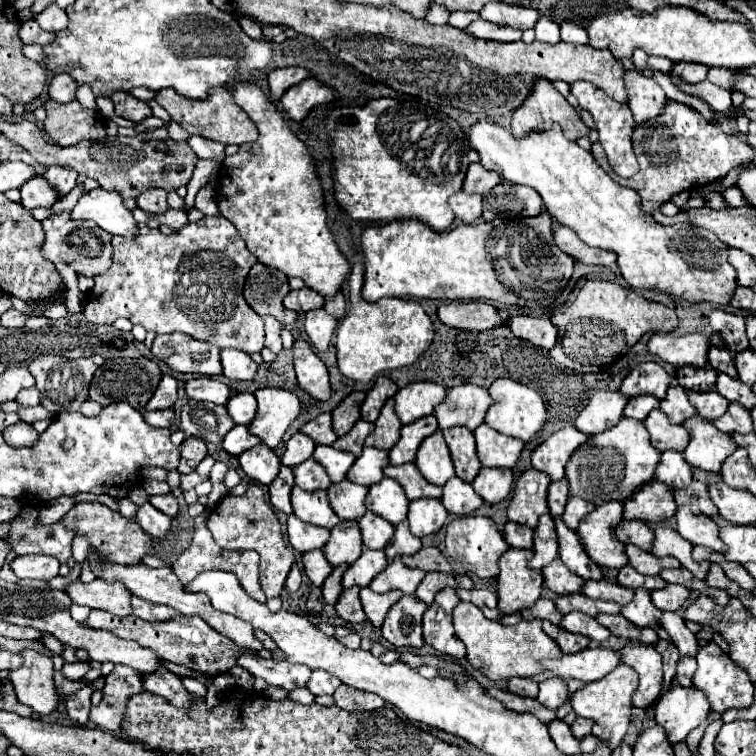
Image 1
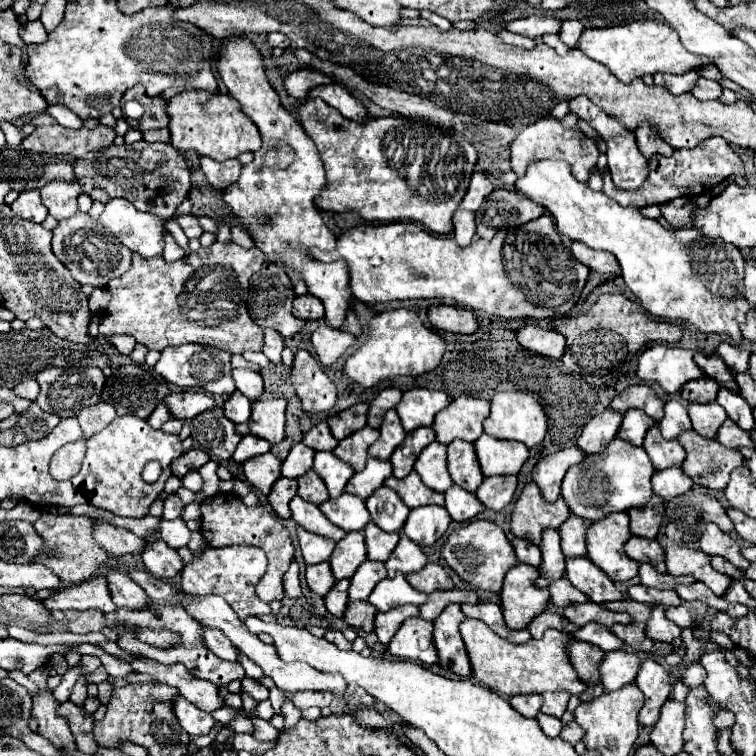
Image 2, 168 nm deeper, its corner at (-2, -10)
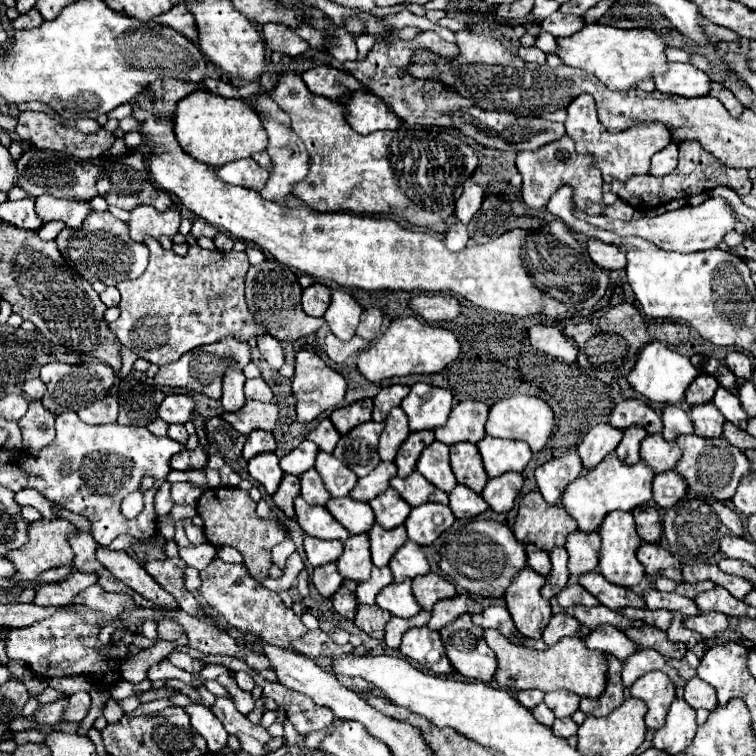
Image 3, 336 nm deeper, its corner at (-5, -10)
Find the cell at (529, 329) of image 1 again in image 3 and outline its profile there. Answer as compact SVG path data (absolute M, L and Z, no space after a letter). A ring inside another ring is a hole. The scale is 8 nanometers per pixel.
M536 324L528 330L530 334L530 342L536 350L546 352L554 358L562 358L568 362L576 362L576 354L578 354L578 344L568 338L562 330L554 328L554 326L544 326L544 324Z

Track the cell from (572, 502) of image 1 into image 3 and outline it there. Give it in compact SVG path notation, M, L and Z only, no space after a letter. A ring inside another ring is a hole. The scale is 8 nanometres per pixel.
M572 532L568 536L566 550L570 554L570 574L572 576L582 576L588 572L594 572L598 568L598 558L600 558L600 534L586 534L586 532Z

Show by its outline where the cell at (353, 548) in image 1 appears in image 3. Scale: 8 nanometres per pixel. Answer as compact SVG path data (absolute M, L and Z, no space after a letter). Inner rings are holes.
M368 534L350 536L344 542L344 552L338 558L338 572L348 580L368 580L370 570L374 568L370 560L370 540Z

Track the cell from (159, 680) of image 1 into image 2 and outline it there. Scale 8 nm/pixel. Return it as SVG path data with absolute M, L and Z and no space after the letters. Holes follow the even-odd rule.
M183 696L175 698L175 702L173 702L173 714L177 716L181 728L185 732L189 732L189 734L205 736L205 734L209 734L209 730L215 724L215 720L213 720L211 714L201 712L197 706L189 704Z

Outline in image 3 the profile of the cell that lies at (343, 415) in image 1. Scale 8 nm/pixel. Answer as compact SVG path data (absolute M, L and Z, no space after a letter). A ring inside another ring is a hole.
M364 398L364 400L358 400L358 402L346 406L346 408L336 408L330 414L330 420L338 428L340 434L346 434L354 426L368 422L370 414L372 414L372 398Z

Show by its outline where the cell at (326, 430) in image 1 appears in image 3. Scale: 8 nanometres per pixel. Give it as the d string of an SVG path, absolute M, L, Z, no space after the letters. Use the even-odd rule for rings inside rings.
M324 418L324 420L318 424L318 428L316 428L314 432L308 434L308 440L316 442L320 450L324 450L324 452L332 452L334 446L336 446L336 442L340 440L340 434L338 434L336 428L332 426L332 422L330 422L328 418Z

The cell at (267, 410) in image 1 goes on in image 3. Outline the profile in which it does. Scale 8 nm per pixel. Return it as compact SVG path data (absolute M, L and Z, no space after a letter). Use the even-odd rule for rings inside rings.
M246 400L238 412L224 412L222 418L232 424L240 434L250 434L252 430L272 430L278 422L278 406Z

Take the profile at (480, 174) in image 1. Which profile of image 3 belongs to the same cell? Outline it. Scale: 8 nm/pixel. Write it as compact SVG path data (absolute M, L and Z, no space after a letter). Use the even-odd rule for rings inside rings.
M468 178L464 182L464 192L462 196L456 200L456 208L454 208L454 216L462 222L468 224L472 220L472 216L478 212L480 204L484 198L484 188L478 186L472 178Z

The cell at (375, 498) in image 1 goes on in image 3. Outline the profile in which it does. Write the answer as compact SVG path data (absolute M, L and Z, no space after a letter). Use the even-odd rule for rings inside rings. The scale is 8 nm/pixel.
M388 488L384 494L376 496L374 500L368 502L376 514L376 522L386 528L386 530L392 530L400 524L404 524L404 520L408 518L410 514L410 506L404 504L404 500L400 500L400 496L396 496L394 488Z

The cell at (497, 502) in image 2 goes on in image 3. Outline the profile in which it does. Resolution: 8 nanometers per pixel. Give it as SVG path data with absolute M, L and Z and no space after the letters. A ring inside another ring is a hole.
M506 472L498 478L488 480L482 498L494 512L508 512L512 510L520 490L522 490L522 476L518 472Z

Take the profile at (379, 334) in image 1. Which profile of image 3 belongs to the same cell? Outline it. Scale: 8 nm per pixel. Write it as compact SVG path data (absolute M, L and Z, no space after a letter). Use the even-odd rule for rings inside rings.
M414 316L392 320L390 328L358 356L358 370L370 380L380 382L392 376L408 376L408 374L432 374L446 368L460 354L460 344L456 336L440 326L422 324Z

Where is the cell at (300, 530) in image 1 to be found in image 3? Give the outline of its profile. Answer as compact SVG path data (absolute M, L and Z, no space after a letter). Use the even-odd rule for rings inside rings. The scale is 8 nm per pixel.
M304 538L304 550L308 562L316 568L322 564L336 562L344 550L344 544L338 540L320 540L320 538Z

